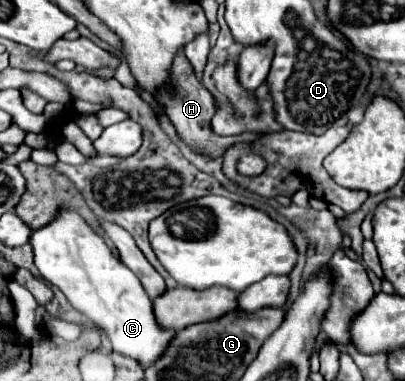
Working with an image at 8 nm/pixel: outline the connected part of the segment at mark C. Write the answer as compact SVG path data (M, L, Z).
M62 211L62 215L50 225L30 235L30 245L40 275L56 285L74 309L106 329L114 351L132 357L142 365L148 365L162 355L174 337L174 331L158 327L152 313L152 301L142 289L138 277L112 255L104 239L96 235L80 215Z

